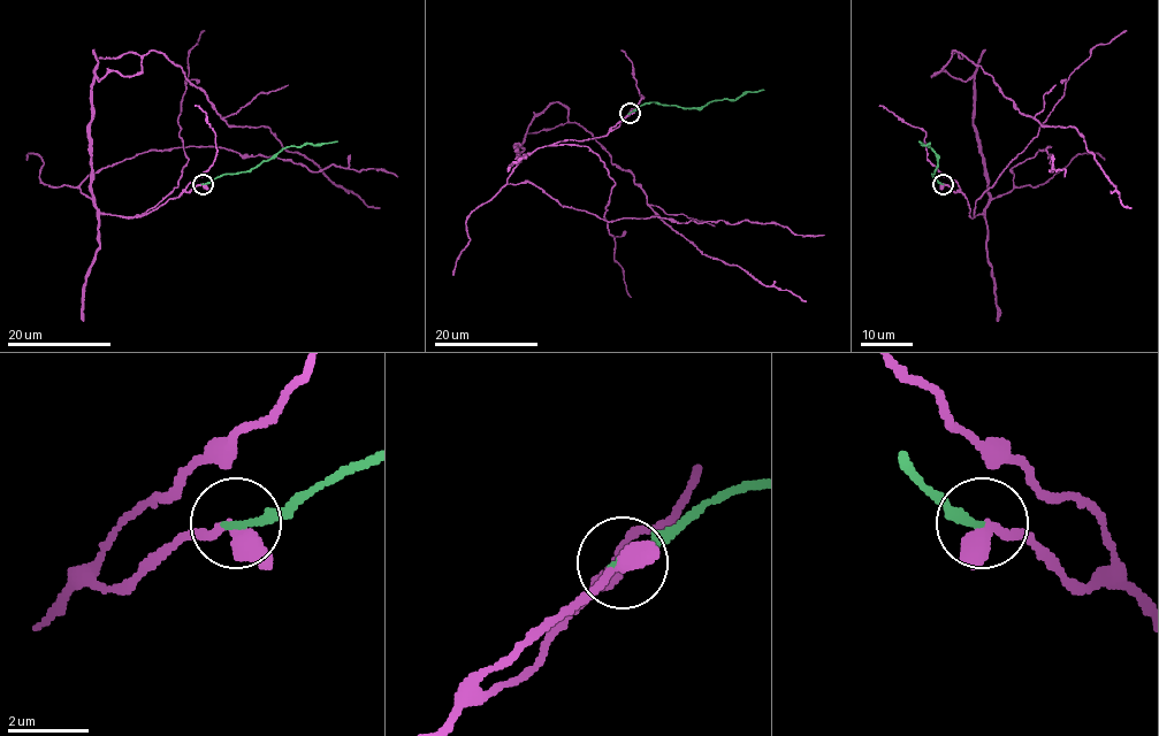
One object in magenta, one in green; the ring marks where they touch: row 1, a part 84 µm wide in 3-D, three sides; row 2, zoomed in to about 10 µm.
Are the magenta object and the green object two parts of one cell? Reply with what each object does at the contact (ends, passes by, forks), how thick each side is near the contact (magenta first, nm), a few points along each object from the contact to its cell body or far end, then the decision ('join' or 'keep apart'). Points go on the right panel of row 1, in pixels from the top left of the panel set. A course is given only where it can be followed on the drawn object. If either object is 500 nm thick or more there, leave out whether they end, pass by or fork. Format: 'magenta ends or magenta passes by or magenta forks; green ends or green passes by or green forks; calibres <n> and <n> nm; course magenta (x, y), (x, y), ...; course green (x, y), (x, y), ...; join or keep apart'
magenta passes by; green ends; calibres 340 and 200 nm; course magenta (943, 184), (982, 214), (973, 78), (931, 75), (955, 51), (1022, 113), (1073, 125), (1130, 208); course green (943, 184), (931, 174), (937, 166), (937, 155), (929, 144), (919, 142); join

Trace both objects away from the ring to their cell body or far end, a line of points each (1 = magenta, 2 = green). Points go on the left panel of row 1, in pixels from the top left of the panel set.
1: (204, 184), (142, 216), (103, 214), (92, 82), (137, 75), (162, 52), (228, 124), (266, 125), (380, 208)
2: (204, 184), (226, 174), (246, 173), (286, 147), (337, 142)

